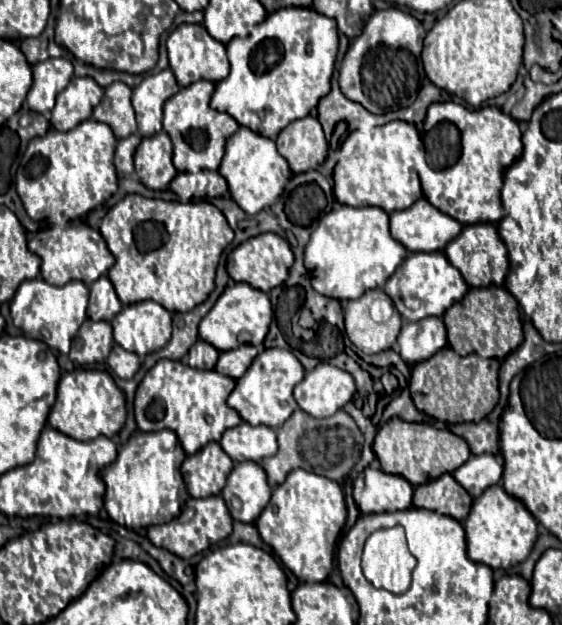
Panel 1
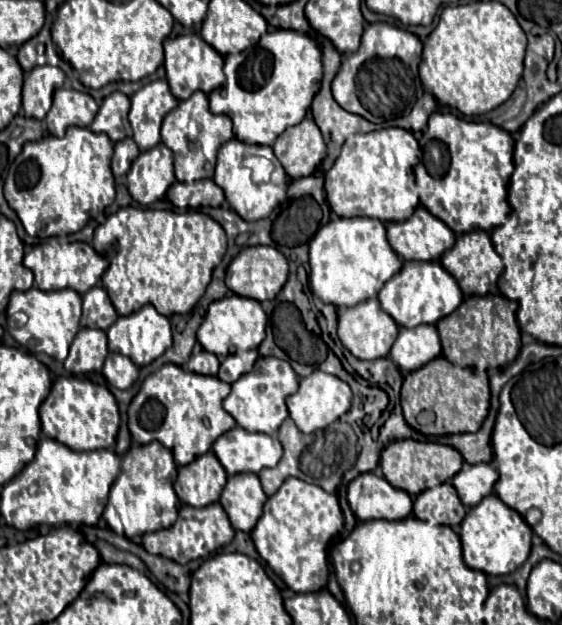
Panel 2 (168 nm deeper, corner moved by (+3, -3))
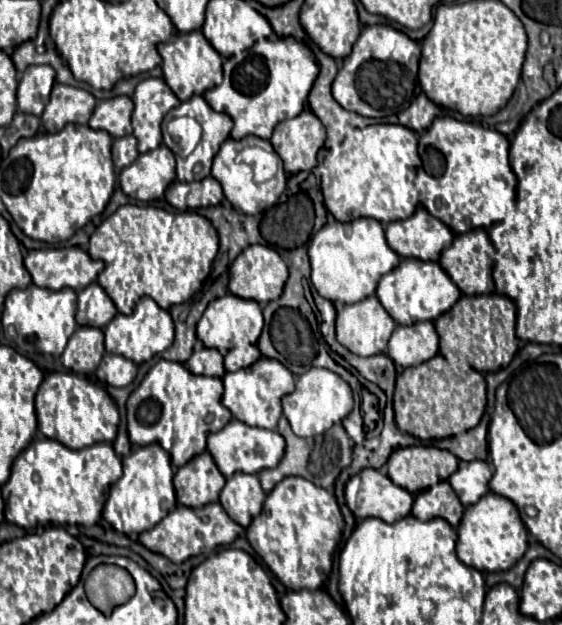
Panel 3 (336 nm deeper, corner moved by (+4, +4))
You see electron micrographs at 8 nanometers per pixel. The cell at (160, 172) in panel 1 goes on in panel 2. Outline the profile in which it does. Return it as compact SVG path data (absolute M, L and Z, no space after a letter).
M159 143L153 149L143 151L139 159L131 163L127 189L137 203L149 205L161 199L171 183L175 183L173 153L167 145Z

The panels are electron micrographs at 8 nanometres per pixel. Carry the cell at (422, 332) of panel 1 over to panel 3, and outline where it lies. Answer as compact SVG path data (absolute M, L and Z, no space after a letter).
M416 322L412 326L398 326L390 336L388 352L396 366L408 368L422 364L438 354L438 334L432 322Z

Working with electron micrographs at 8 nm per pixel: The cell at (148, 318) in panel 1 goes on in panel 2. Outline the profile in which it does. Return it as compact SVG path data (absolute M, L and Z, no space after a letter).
M143 305L139 311L133 311L131 315L119 317L107 329L107 337L109 337L109 349L115 353L121 353L121 355L127 355L137 367L149 365L159 355L163 355L173 343L170 320L165 315L157 313L157 309L153 305Z

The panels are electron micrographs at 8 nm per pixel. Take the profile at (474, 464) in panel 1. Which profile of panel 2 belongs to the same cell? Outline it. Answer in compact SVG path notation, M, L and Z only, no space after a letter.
M463 463L463 469L451 479L453 487L457 489L461 503L465 507L477 505L483 497L493 493L493 487L497 483L497 469L489 463Z

